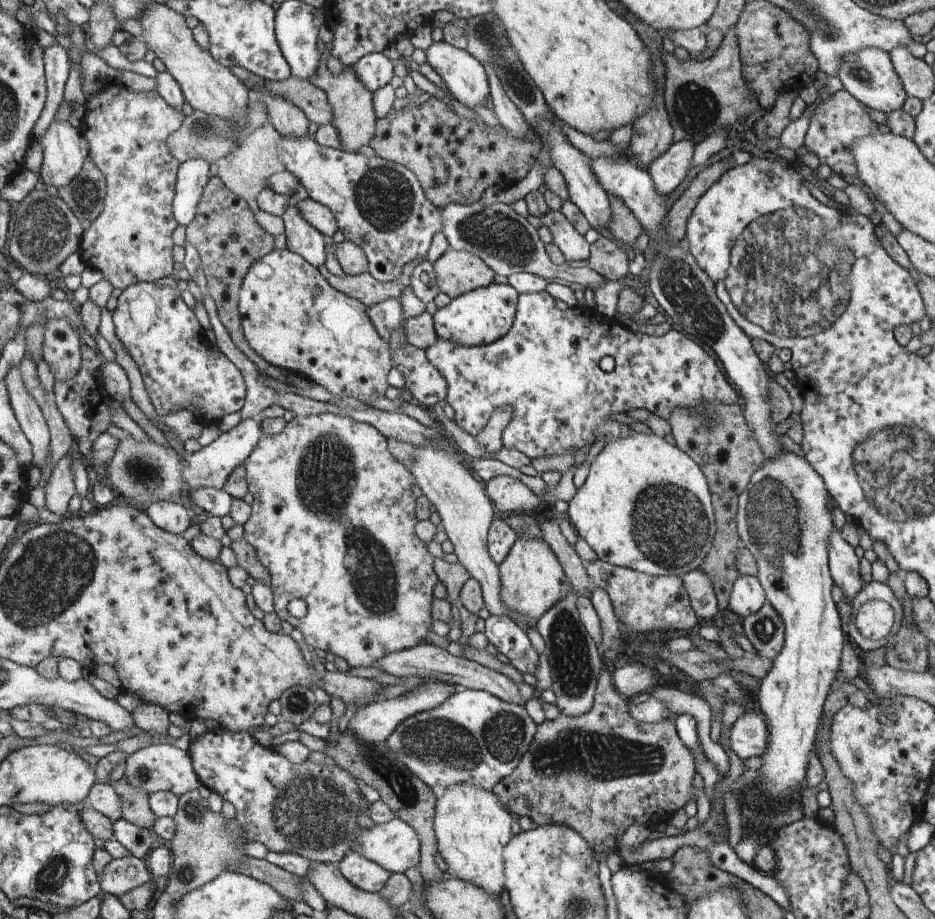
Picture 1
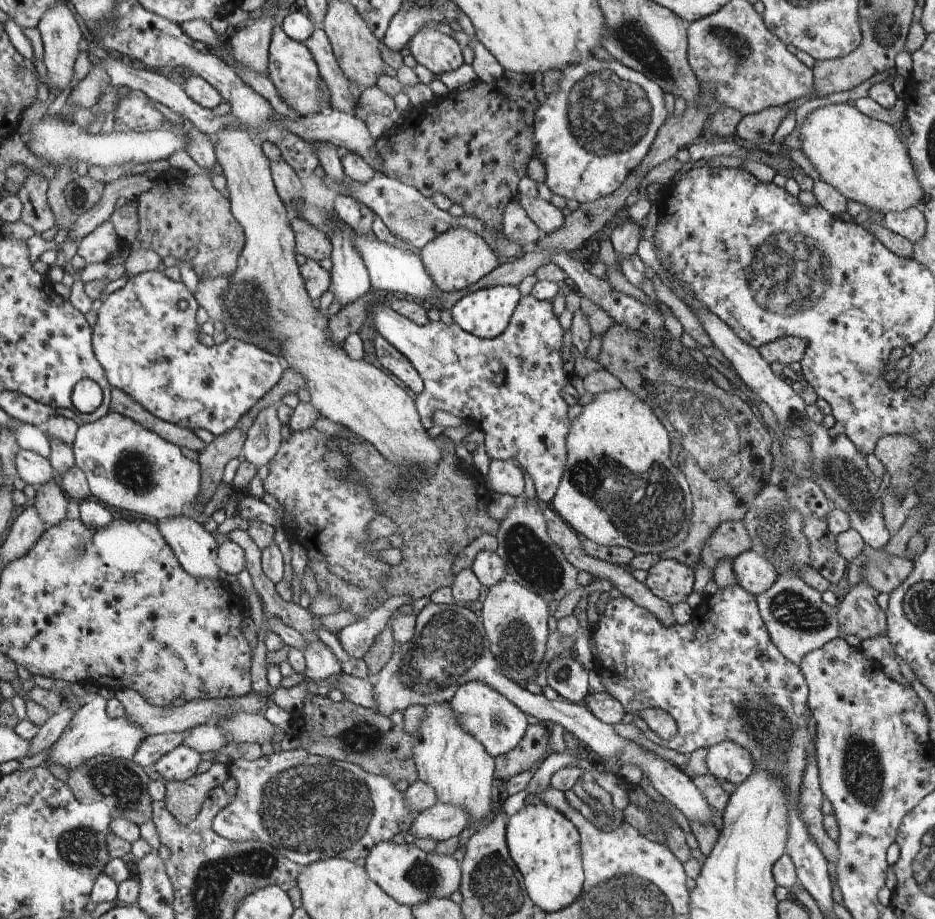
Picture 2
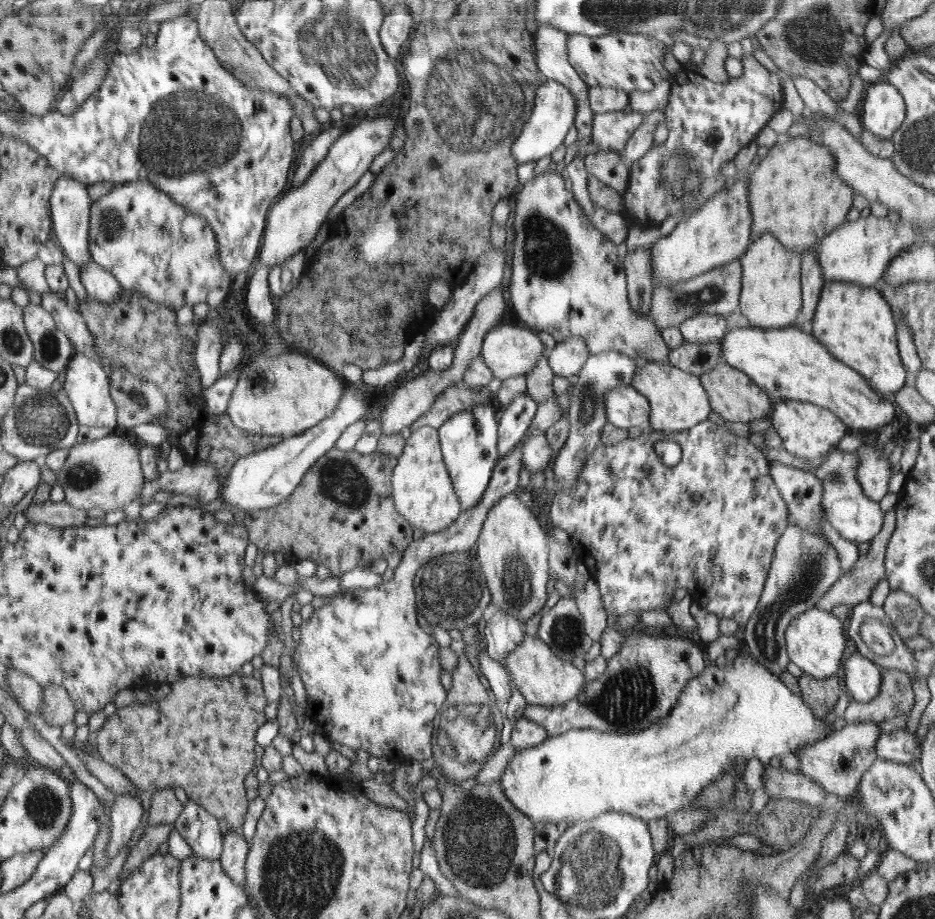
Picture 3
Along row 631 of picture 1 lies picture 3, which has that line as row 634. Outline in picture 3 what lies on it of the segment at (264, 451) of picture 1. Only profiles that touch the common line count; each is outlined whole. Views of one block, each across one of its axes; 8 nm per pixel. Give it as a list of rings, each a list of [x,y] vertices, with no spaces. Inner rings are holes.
[[[522,442],[494,469],[487,491],[480,504],[462,511],[459,519],[443,532],[427,534],[413,542],[403,551],[402,560],[392,578],[377,587],[365,590],[345,590],[334,600],[326,602],[312,615],[302,621],[300,644],[294,651],[300,680],[304,684],[307,699],[305,712],[315,720],[317,730],[328,740],[336,741],[352,750],[362,748],[372,756],[406,756],[412,760],[423,761],[432,758],[432,722],[446,700],[446,690],[440,684],[440,664],[438,664],[438,642],[428,636],[416,620],[417,601],[415,600],[415,576],[420,567],[432,558],[446,554],[462,554],[478,541],[488,512],[511,493],[516,493],[522,463]]]

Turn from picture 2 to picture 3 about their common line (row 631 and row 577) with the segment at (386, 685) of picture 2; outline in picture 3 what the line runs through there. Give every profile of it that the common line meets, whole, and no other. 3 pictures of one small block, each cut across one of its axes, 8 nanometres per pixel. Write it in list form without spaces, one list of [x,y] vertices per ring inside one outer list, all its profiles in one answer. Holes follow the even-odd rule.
[[[472,550],[463,551],[462,554],[446,554],[432,558],[424,563],[415,576],[415,600],[418,602],[420,613],[431,626],[438,625],[447,631],[451,628],[456,630],[468,628],[480,621],[484,608],[490,602],[487,576],[484,576],[483,565],[477,559]],[[468,584],[470,584],[470,622],[468,622]],[[480,584],[484,588],[480,590]]]

